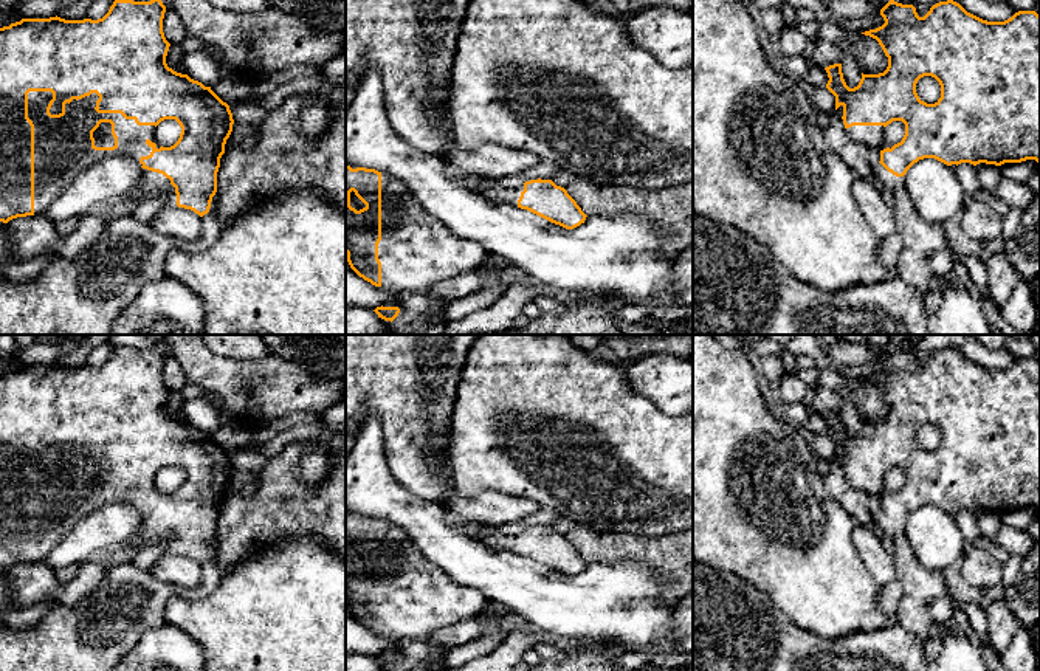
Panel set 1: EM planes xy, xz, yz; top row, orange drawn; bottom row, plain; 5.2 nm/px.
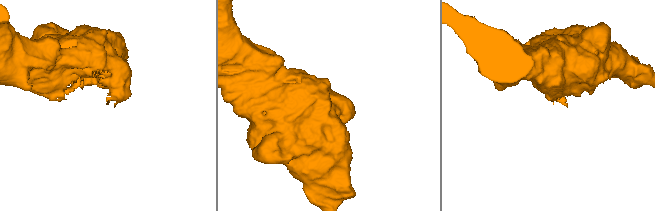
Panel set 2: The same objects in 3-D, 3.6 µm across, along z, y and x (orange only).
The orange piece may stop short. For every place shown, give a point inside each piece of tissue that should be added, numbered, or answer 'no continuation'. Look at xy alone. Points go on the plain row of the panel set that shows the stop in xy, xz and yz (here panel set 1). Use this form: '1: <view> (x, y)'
1: xy (62, 496)

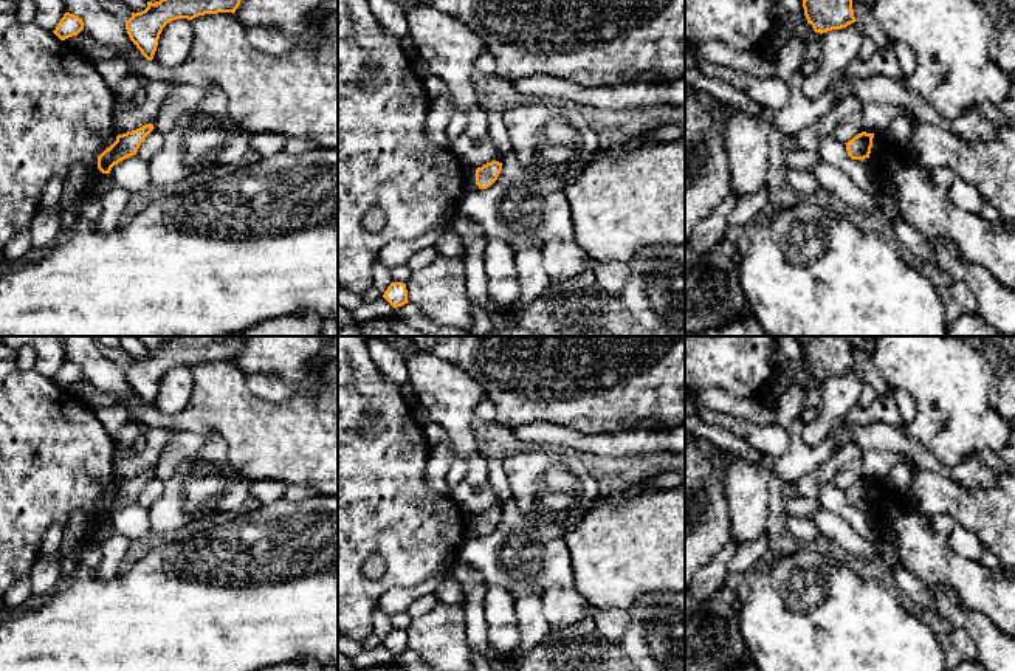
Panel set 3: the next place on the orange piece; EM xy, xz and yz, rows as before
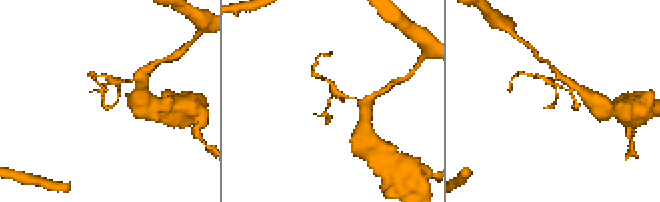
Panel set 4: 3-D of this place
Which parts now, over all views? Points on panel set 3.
no continuation

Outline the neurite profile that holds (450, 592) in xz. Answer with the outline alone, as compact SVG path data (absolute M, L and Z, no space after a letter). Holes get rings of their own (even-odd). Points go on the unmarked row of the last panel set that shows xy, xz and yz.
M449 580L435 590L435 597L445 604L460 604L465 600L465 592L460 583Z

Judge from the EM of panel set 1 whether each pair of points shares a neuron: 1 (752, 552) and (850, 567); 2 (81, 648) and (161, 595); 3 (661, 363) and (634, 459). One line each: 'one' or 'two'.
1: one
2: one
3: two

